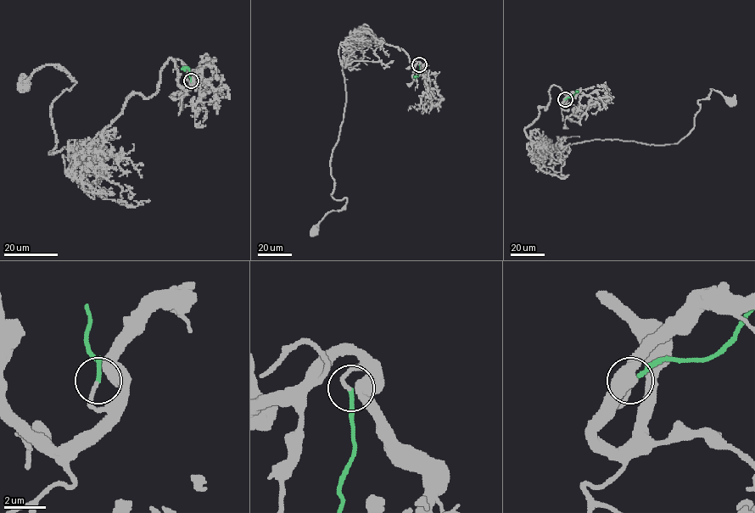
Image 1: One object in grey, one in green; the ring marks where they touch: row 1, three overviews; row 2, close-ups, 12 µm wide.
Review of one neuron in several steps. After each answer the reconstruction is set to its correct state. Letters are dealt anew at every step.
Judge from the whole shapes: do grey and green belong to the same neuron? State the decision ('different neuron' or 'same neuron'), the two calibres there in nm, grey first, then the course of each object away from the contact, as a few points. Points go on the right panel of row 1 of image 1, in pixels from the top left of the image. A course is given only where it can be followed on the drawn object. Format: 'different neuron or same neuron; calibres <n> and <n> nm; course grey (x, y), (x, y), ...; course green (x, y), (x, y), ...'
same neuron; calibres 180 and 180 nm; course grey (565, 99), (553, 85), (524, 129), (530, 138), (675, 144), (711, 89), (731, 101); course green (565, 99), (578, 91)

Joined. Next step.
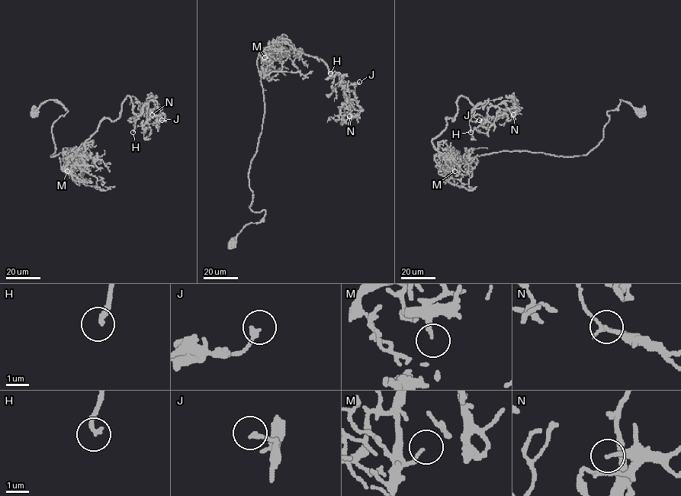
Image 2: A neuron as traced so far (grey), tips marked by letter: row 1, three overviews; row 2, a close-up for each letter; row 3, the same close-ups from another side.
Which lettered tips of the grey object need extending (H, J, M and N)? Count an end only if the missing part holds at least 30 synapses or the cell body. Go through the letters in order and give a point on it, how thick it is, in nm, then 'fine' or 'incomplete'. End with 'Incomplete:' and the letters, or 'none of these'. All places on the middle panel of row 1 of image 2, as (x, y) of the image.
H: place (330, 73); calibre 190 nm; incomplete
J: place (359, 82); calibre 180 nm; fine
M: place (265, 57); calibre 140 nm; fine
N: place (349, 116); calibre 140 nm; fine
Incomplete: H

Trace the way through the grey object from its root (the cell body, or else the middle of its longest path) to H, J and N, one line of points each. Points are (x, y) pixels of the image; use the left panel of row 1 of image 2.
H: (35, 112), (49, 100), (68, 111), (53, 124), (51, 156), (79, 157), (127, 96), (139, 117), (133, 132)
J: (35, 112), (68, 111), (52, 128), (64, 158), (127, 96), (162, 120)
N: (35, 112), (68, 111), (52, 128), (64, 158), (127, 96), (152, 114)

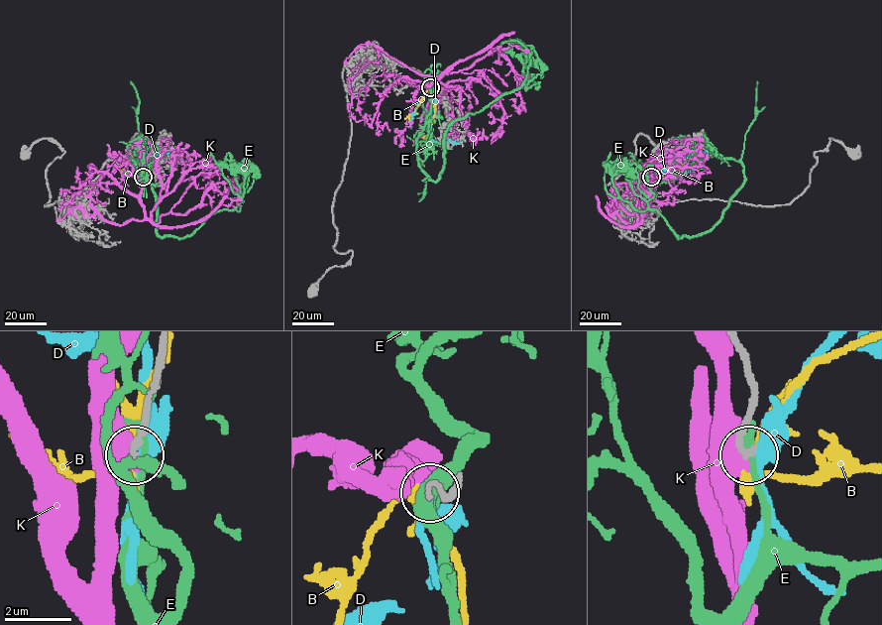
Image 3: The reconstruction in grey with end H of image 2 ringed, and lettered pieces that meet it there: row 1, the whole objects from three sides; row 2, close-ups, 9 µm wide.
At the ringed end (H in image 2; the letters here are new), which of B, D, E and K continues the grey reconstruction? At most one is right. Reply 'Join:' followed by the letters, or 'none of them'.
Join: none of them

